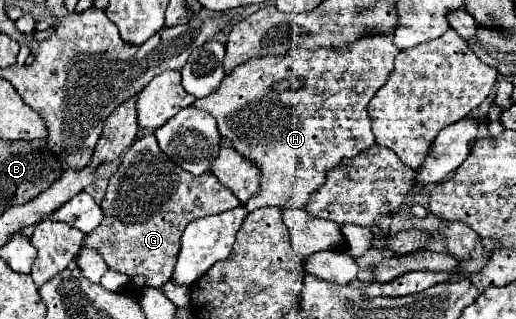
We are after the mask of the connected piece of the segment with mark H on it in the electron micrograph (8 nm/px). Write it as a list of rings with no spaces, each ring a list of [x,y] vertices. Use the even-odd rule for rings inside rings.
[[[365,33],[353,43],[343,47],[297,49],[291,47],[285,55],[253,57],[223,77],[221,85],[203,99],[195,99],[195,107],[211,113],[217,121],[221,137],[231,147],[247,157],[259,171],[259,191],[247,201],[247,209],[259,207],[295,207],[303,209],[311,201],[311,193],[325,183],[329,169],[339,165],[345,157],[355,157],[363,149],[375,145],[367,105],[373,95],[387,83],[393,73],[393,61],[401,53],[393,45],[391,33]]]

